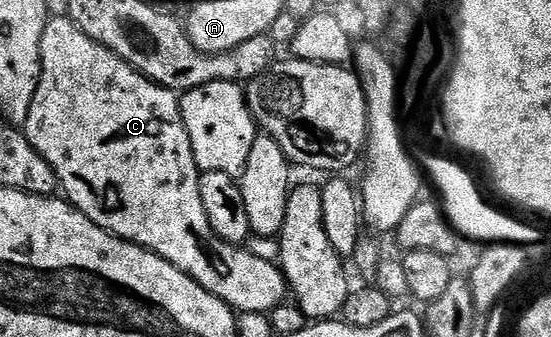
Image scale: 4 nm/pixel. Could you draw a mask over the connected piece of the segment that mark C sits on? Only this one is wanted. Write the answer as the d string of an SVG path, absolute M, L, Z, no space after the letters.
M66 17L48 18L42 41L39 43L41 52L41 78L37 81L37 90L31 99L29 114L23 126L25 138L39 151L39 155L50 165L57 176L57 184L64 200L68 201L87 219L91 219L100 229L106 229L114 237L121 238L122 241L129 241L133 245L142 245L145 249L150 249L152 253L157 253L167 263L174 265L179 271L187 274L199 287L211 291L223 303L227 303L229 308L238 314L243 313L267 313L270 314L278 305L282 304L287 297L287 282L285 274L281 272L276 264L273 265L265 257L256 257L253 253L248 253L248 248L240 245L232 245L229 241L224 241L211 227L207 219L207 211L203 211L203 199L199 195L199 183L201 182L201 170L195 163L195 155L191 151L191 139L187 135L187 127L181 118L181 103L178 94L171 89L164 89L162 85L157 85L151 79L147 79L135 67L131 67L122 57L115 55L107 47L103 47L91 35L83 32L79 26Z

